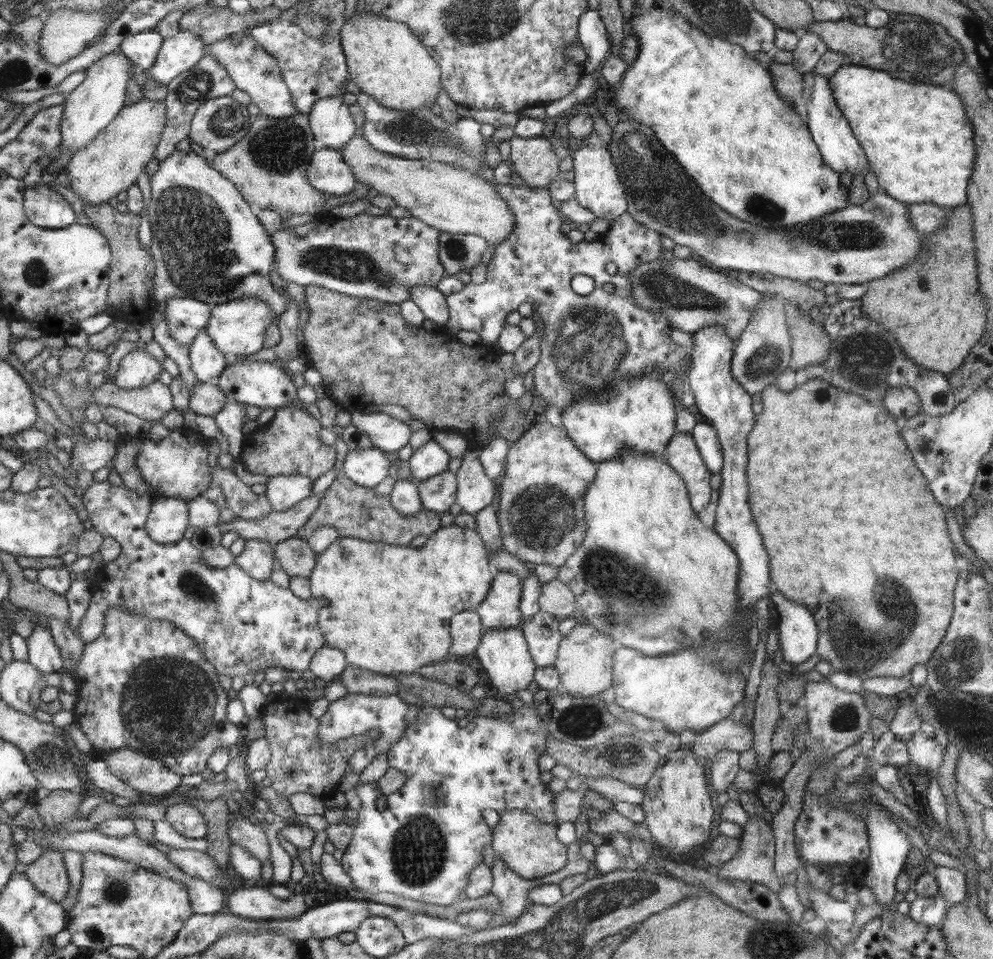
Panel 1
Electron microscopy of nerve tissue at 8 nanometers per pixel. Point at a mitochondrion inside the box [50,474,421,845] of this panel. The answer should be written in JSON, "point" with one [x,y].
{"point":[168,706]}

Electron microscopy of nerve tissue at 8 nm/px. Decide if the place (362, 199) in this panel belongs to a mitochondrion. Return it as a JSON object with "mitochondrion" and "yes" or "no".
{"mitochondrion":"no"}

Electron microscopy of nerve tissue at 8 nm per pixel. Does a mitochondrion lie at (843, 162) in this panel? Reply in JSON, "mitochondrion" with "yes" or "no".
{"mitochondrion":"no"}

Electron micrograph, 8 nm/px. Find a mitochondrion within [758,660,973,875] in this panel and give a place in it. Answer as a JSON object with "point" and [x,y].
{"point":[846,717]}

